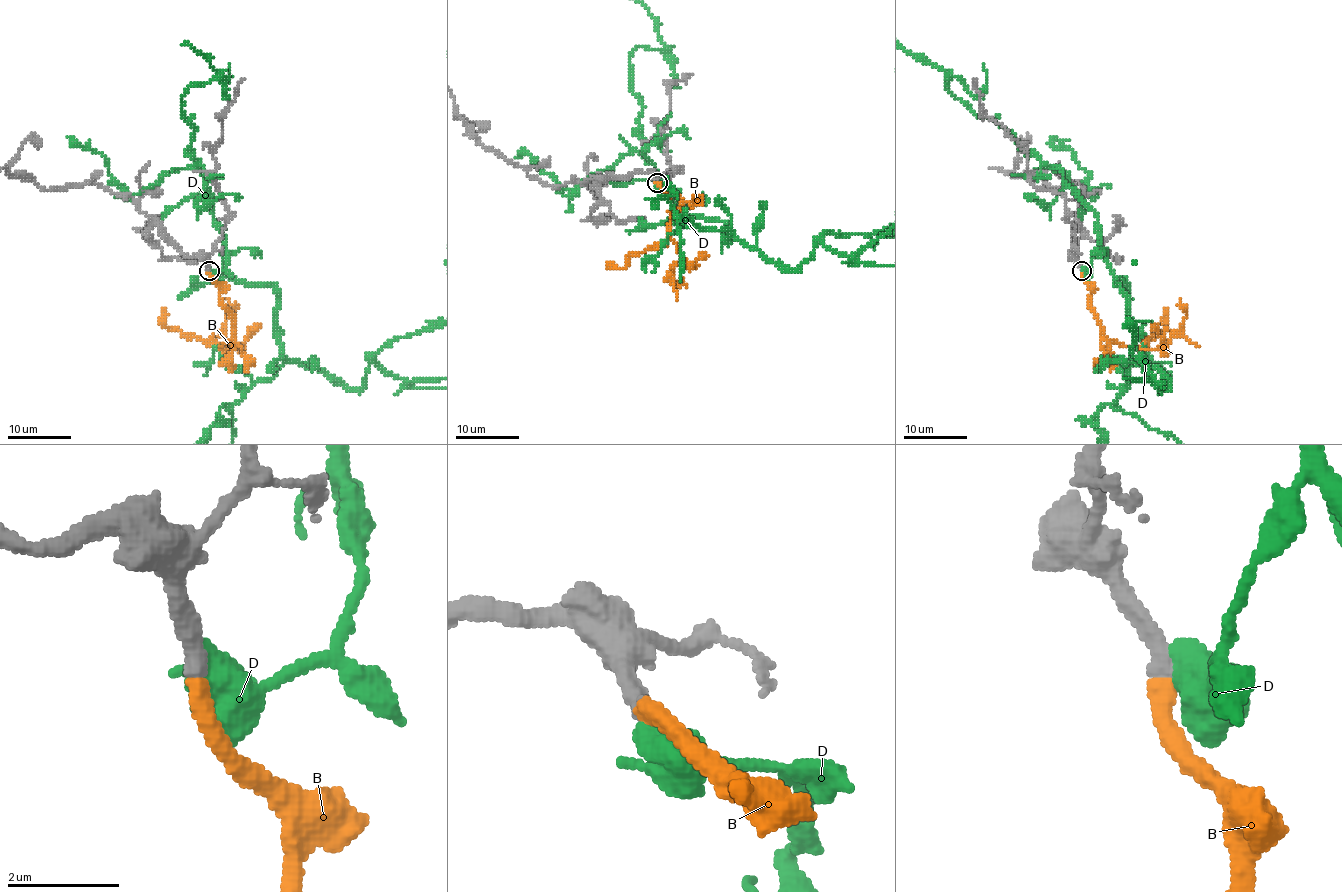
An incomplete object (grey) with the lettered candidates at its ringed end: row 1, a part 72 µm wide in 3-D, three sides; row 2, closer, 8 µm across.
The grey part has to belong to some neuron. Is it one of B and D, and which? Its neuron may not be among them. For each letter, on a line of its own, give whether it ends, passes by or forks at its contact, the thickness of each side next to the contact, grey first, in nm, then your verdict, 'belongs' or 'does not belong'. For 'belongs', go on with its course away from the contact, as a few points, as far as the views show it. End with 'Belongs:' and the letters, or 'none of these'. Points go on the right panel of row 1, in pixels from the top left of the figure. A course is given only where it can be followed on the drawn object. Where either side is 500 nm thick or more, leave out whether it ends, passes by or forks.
B: it ends | 360/360 nm | belongs | via (1082, 272), (1100, 326), (1107, 340), (1122, 345), (1163, 348), (1184, 320), (1179, 297)
D: it passes by | 380/480 nm | does not belong
Belongs: B

